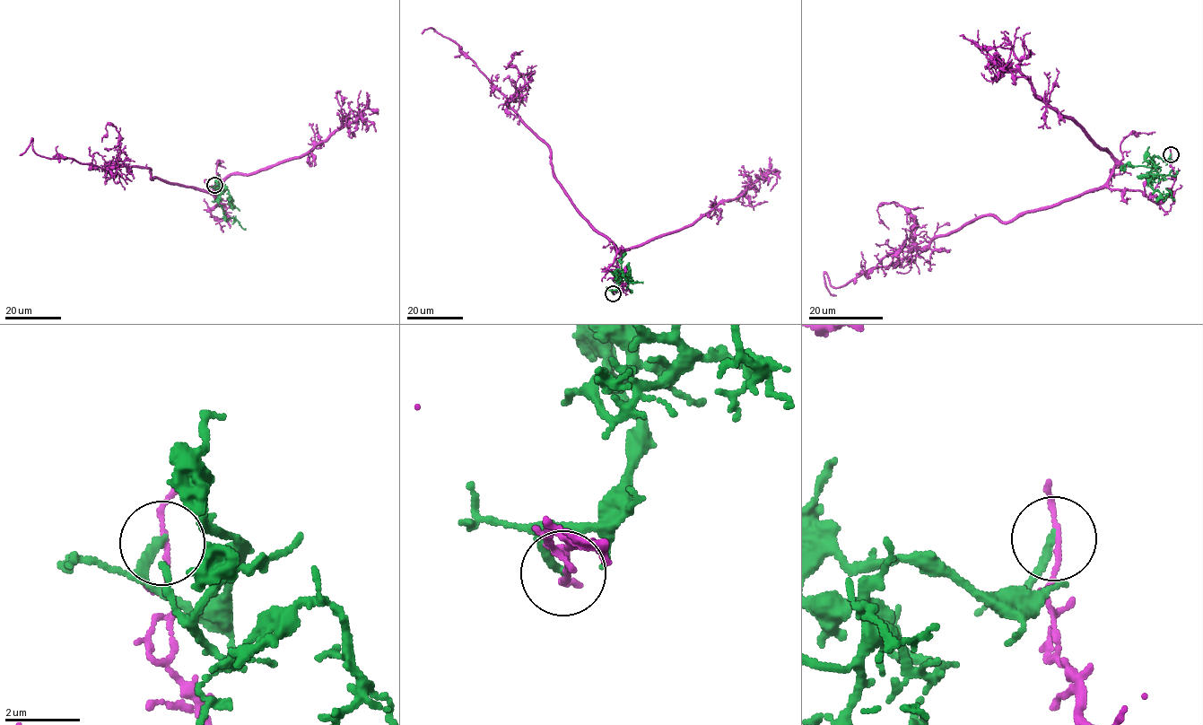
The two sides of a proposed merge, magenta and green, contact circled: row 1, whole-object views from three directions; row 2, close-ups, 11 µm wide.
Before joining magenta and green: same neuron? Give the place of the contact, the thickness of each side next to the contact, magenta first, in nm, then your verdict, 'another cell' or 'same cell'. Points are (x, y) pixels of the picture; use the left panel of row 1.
at (214, 185); 110 nm thick on the magenta side, 200 nm on the other; another cell

